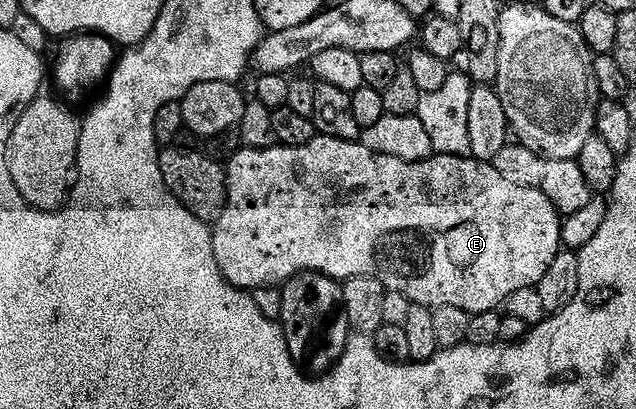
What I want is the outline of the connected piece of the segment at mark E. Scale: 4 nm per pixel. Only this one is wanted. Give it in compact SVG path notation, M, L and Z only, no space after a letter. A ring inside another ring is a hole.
M316 135L313 142L300 148L240 148L225 164L227 170L227 205L221 218L214 221L213 250L221 274L235 288L254 290L257 288L279 288L298 276L301 272L319 272L322 276L332 276L334 280L346 282L362 276L374 276L389 292L405 294L412 304L420 304L429 309L441 306L458 306L472 314L494 312L506 305L509 294L517 290L536 287L545 270L553 266L553 258L561 251L561 230L563 225L559 211L545 198L540 188L513 186L513 182L497 174L494 163L476 160L471 156L440 156L432 154L421 162L401 162L401 158L389 158L389 154L377 154L361 142L338 140Z

